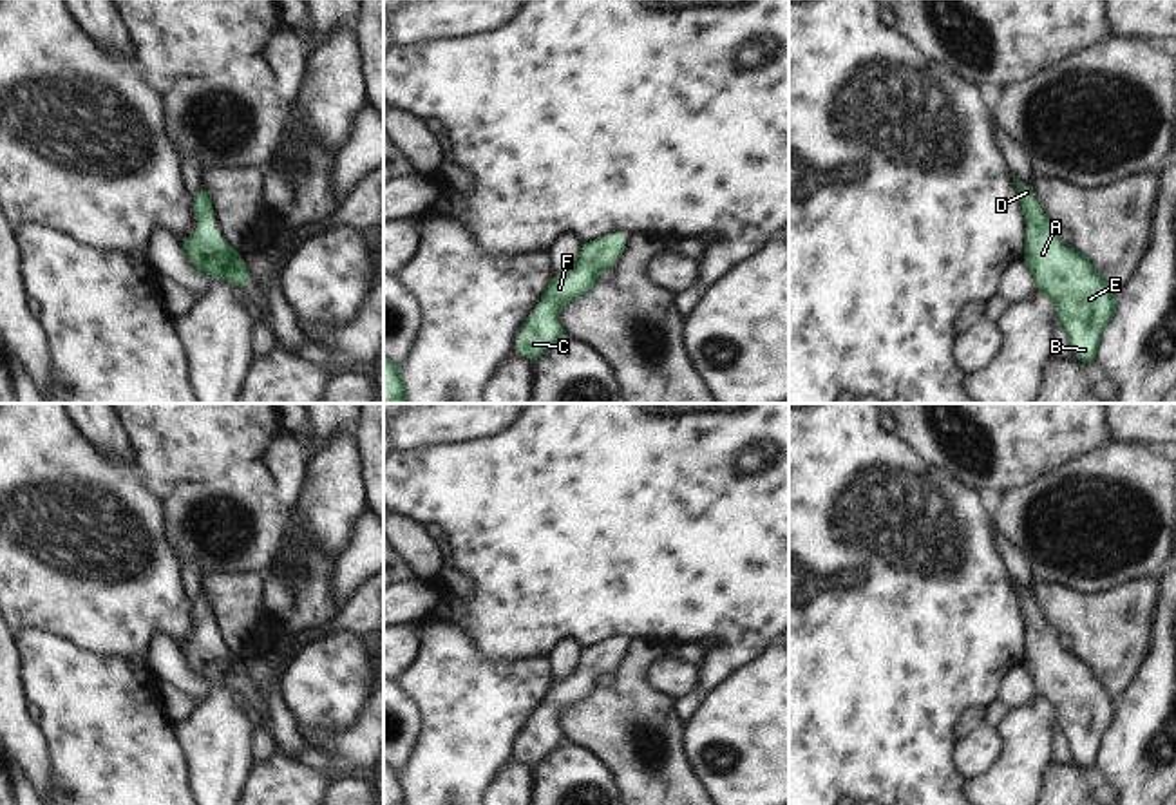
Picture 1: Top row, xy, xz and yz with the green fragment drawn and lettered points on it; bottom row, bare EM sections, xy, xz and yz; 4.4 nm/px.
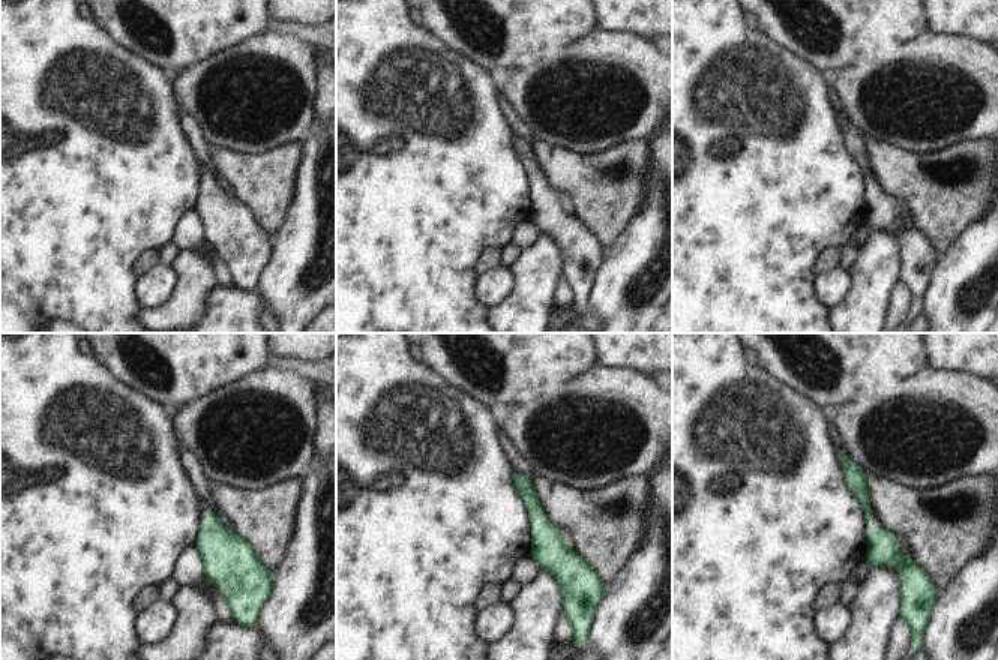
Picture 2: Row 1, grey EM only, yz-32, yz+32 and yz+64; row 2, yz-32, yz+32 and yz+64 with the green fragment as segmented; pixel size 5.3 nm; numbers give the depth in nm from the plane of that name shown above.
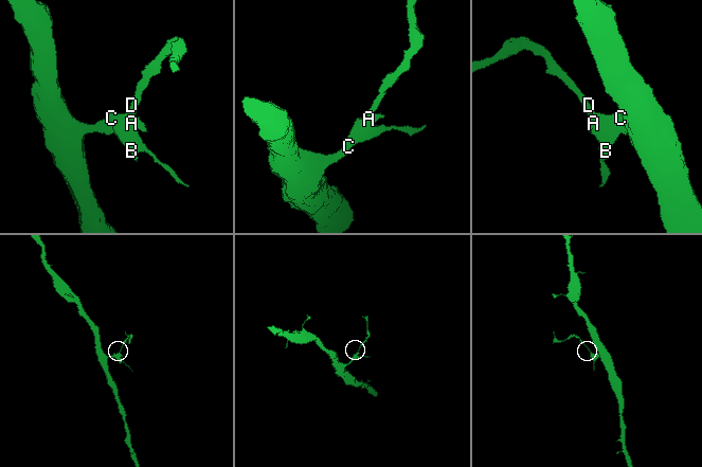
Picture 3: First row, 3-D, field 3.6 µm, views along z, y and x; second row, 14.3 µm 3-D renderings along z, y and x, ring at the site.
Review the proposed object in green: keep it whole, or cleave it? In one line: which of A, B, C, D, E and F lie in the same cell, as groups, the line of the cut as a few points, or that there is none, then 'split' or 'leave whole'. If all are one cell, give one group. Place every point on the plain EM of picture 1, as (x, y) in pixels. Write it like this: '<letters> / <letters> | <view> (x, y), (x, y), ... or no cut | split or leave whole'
A B C D E F | no cut | leave whole

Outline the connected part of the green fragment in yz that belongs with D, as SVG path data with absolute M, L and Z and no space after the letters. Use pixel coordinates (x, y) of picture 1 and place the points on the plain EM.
M1013 579L1011 582L1026 620L1024 666L1035 682L1035 693L1053 706L1075 763L1093 767L1118 704L1078 653L1062 649L1058 631L1038 615L1035 597Z

